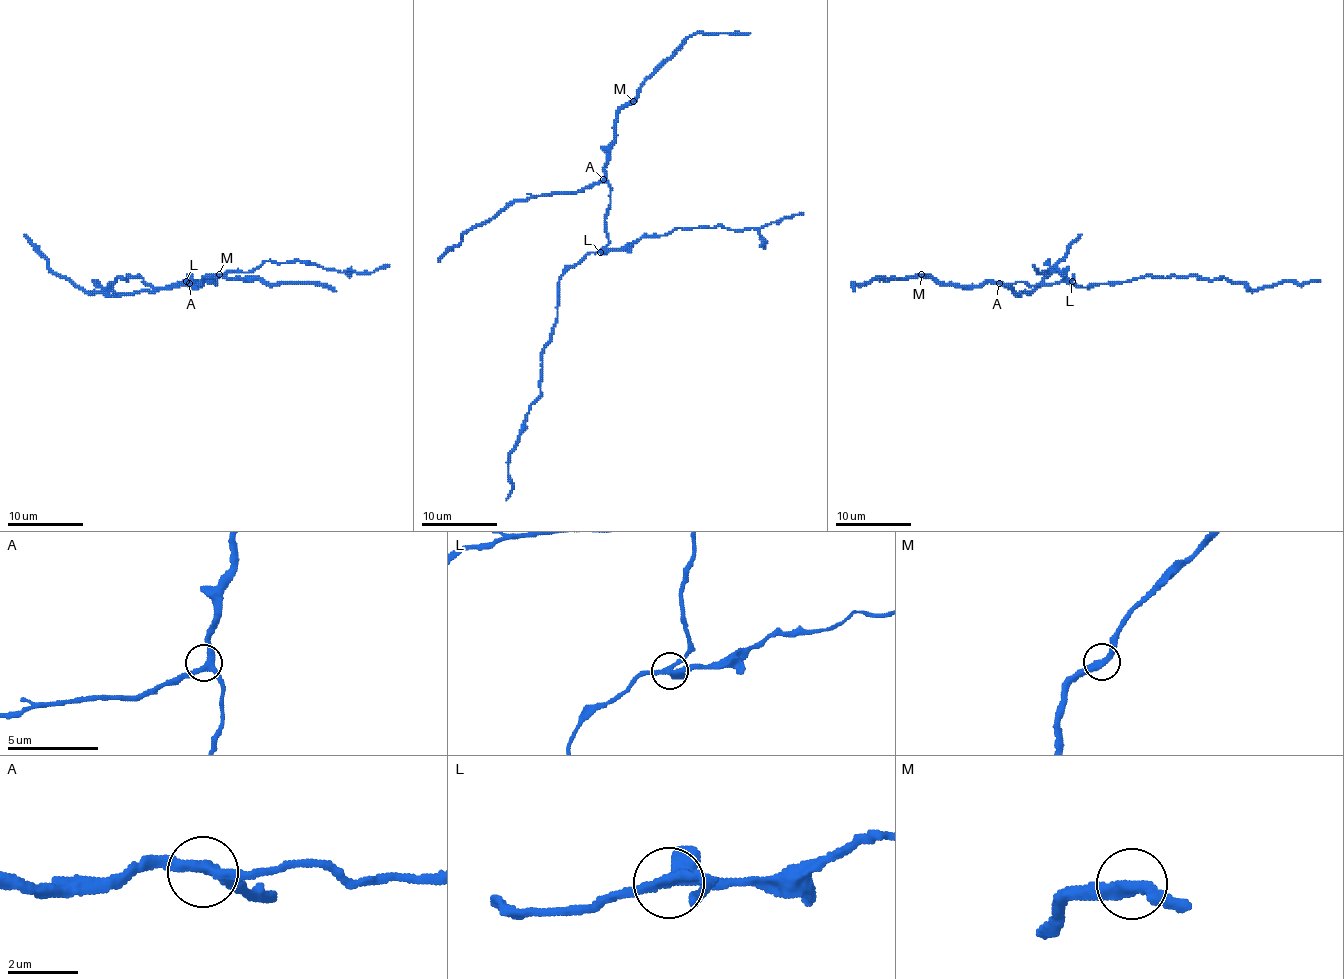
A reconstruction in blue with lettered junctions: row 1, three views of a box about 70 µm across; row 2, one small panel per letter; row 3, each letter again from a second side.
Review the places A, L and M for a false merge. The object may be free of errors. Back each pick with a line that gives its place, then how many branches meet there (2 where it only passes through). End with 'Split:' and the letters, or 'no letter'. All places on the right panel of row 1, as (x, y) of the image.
L: (1072, 281) | 4
Split: L

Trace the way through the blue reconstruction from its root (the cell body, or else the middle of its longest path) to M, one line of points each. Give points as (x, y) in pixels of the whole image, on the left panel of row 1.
M: (194, 282), (190, 285), (196, 282), (190, 282), (196, 287), (207, 276), (219, 274)

